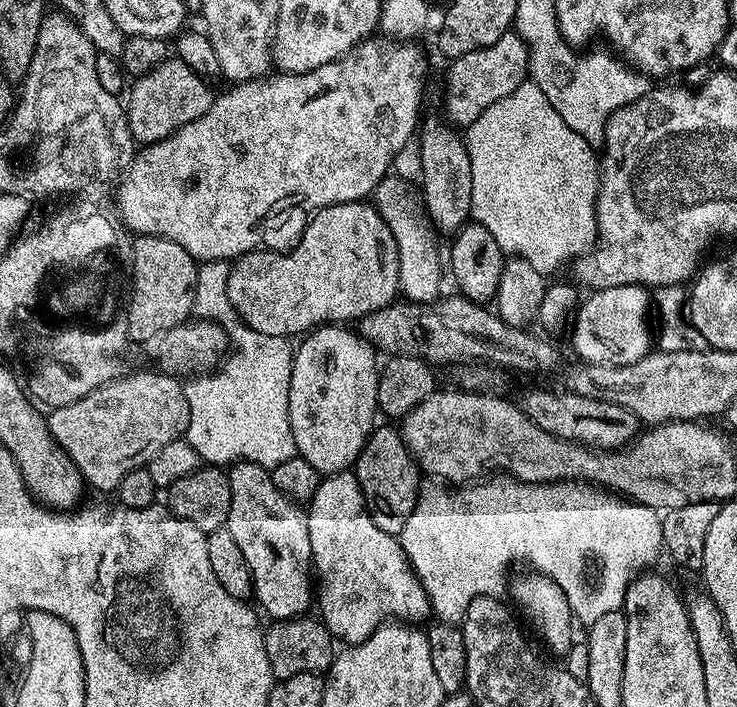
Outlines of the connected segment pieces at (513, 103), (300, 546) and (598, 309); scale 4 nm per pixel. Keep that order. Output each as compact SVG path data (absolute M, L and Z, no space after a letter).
M531 78L520 84L518 90L514 90L514 94L506 94L506 98L494 102L494 106L490 106L487 110L482 110L482 114L478 114L475 122L467 125L466 143L470 156L471 219L477 224L486 226L486 230L490 230L494 242L498 242L498 246L505 254L520 256L526 262L530 262L530 266L534 266L534 270L551 274L551 272L558 271L567 260L575 261L595 245L598 239L596 234L596 195L600 189L600 161L597 149L590 142L586 142L586 138L582 138L582 134L578 134L578 130L570 130L570 126L566 126L566 122L562 122L558 110L554 110L554 106L550 106L550 98L546 98L546 94L542 94L542 90L538 90L538 86Z
M242 460L231 465L227 473L230 482L230 514L226 530L234 538L234 542L238 542L242 558L246 558L246 566L252 575L252 596L259 611L265 617L272 616L268 618L273 621L303 617L307 613L304 611L314 604L314 565L307 511L297 501L286 498L286 494L282 494L282 490L274 486L271 471L260 464Z
M643 284L595 289L583 297L570 324L572 348L585 364L633 364L648 355L654 332L648 329L650 292Z

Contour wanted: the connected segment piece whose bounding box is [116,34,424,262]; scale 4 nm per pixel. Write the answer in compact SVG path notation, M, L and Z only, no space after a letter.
M373 34L373 35L371 35L371 36L369 36L369 37L368 37L368 39L367 39L367 40L363 40L363 41L362 41L362 43L361 43L361 44L355 44L355 46L354 46L354 47L352 47L352 48L351 48L351 50L350 50L350 51L348 51L348 52L347 52L347 54L346 54L346 55L345 55L345 56L339 56L339 58L337 58L337 59L336 59L336 60L335 60L335 61L334 61L334 62L326 62L326 66L318 66L318 70L310 70L310 71L309 71L309 72L280 72L280 73L279 73L279 74L272 74L272 75L269 75L269 76L268 76L268 77L267 77L267 78L261 78L261 79L258 79L258 80L247 80L247 81L246 81L246 82L245 82L245 83L244 83L244 84L238 84L238 83L233 83L233 84L232 84L232 85L231 85L231 87L229 87L229 88L232 88L232 89L230 89L230 90L229 90L229 92L224 92L224 93L222 93L222 94L221 94L221 96L220 96L220 93L219 93L219 95L217 95L217 96L216 96L216 97L215 97L215 99L213 99L213 101L212 101L212 105L211 105L211 106L210 106L210 110L206 110L206 114L202 114L202 118L198 118L198 119L197 119L197 120L195 120L195 121L194 121L194 122L190 122L190 123L189 123L189 124L187 124L187 125L186 125L186 126L182 126L182 127L181 127L181 128L179 128L179 129L178 129L178 130L177 130L177 131L176 131L176 132L171 132L171 133L170 133L170 134L169 134L169 135L168 135L168 136L163 136L163 138L161 138L161 140L155 140L155 142L154 142L154 143L153 143L153 144L150 144L150 145L147 145L147 146L144 146L144 147L141 147L141 148L140 148L140 149L139 149L139 151L137 151L137 152L136 152L136 153L135 153L135 155L133 155L133 158L132 158L132 163L131 163L131 164L129 164L129 165L128 165L128 167L127 167L127 169L126 169L126 171L125 171L125 172L124 172L124 173L123 173L123 175L121 175L121 176L120 176L120 177L119 177L119 180L118 180L118 185L119 185L119 184L120 184L120 189L118 189L118 190L117 190L117 192L116 192L116 208L117 208L117 210L118 210L118 211L120 211L120 216L121 216L121 217L120 217L120 216L119 216L119 219L120 219L120 220L121 220L121 221L122 221L122 224L123 224L123 220L122 220L122 219L124 219L124 224L125 224L125 226L126 226L126 227L128 227L128 228L129 228L129 230L130 230L130 231L132 231L132 234L135 234L135 235L136 235L136 236L157 236L157 237L158 237L158 238L166 238L166 239L167 239L167 240L169 240L169 241L170 241L170 242L178 242L178 246L182 246L182 250L186 250L186 254L190 254L190 255L191 255L191 256L192 256L192 258L193 258L193 260L195 260L195 261L197 261L197 262L203 262L203 261L205 261L205 260L226 260L226 261L229 261L229 262L232 262L232 261L235 261L235 260L236 260L236 259L237 259L237 258L239 258L239 257L241 257L241 256L243 256L243 255L244 255L244 253L246 253L246 252L251 252L251 251L253 251L253 250L256 250L256 249L259 249L259 248L260 248L260 247L261 247L261 245L263 245L263 244L260 244L260 243L262 243L262 242L263 242L263 240L264 240L264 235L266 235L266 234L267 234L267 232L268 232L268 227L270 227L270 226L271 226L271 224L276 224L276 223L278 223L278 222L279 222L279 220L280 220L280 219L282 219L282 218L283 218L283 216L284 216L284 215L286 215L286 214L287 214L287 212L288 212L288 208L312 208L312 209L311 209L311 210L319 210L319 209L321 209L321 208L329 208L329 207L330 207L330 206L334 206L334 205L335 205L335 204L355 204L355 203L357 203L357 202L360 202L360 201L363 201L363 200L364 200L364 199L365 199L365 198L368 198L368 197L371 197L371 196L372 196L372 195L373 195L373 193L375 193L375 190L376 190L376 188L377 188L377 187L378 187L378 185L379 185L379 184L380 184L380 182L381 182L381 180L383 180L383 179L385 179L385 177L387 177L387 176L388 176L388 175L389 175L389 172L388 172L388 167L390 167L390 166L391 166L391 164L392 164L392 159L394 159L394 158L395 158L395 156L396 156L396 155L398 155L398 154L399 154L399 152L400 152L400 151L402 151L402 150L403 150L403 148L404 148L404 147L406 147L406 146L407 146L407 144L408 144L408 139L410 139L410 138L411 138L411 136L412 136L412 139L413 139L413 137L415 137L415 136L416 136L416 135L417 135L417 132L418 132L418 125L419 125L419 124L420 124L420 123L421 123L421 120L422 120L422 115L421 115L421 116L420 116L420 99L422 99L422 98L423 98L423 96L424 96L424 56L423 56L423 54L422 54L422 53L420 53L420 52L419 52L419 50L418 50L418 49L416 49L416 48L415 48L415 46L414 46L414 45L416 45L416 44L415 44L415 43L412 43L412 42L405 42L405 41L404 41L404 40L403 40L403 39L393 39L393 38L389 38L389 37L388 37L388 36L386 36L386 35L384 35L384 34Z

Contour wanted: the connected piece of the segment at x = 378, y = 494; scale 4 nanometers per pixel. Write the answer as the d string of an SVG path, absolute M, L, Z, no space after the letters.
M373 427L366 446L356 459L354 471L364 495L365 509L374 526L378 526L378 530L386 530L386 534L399 537L406 526L406 518L410 518L416 505L422 473L420 465L406 446L401 429L380 427Z

